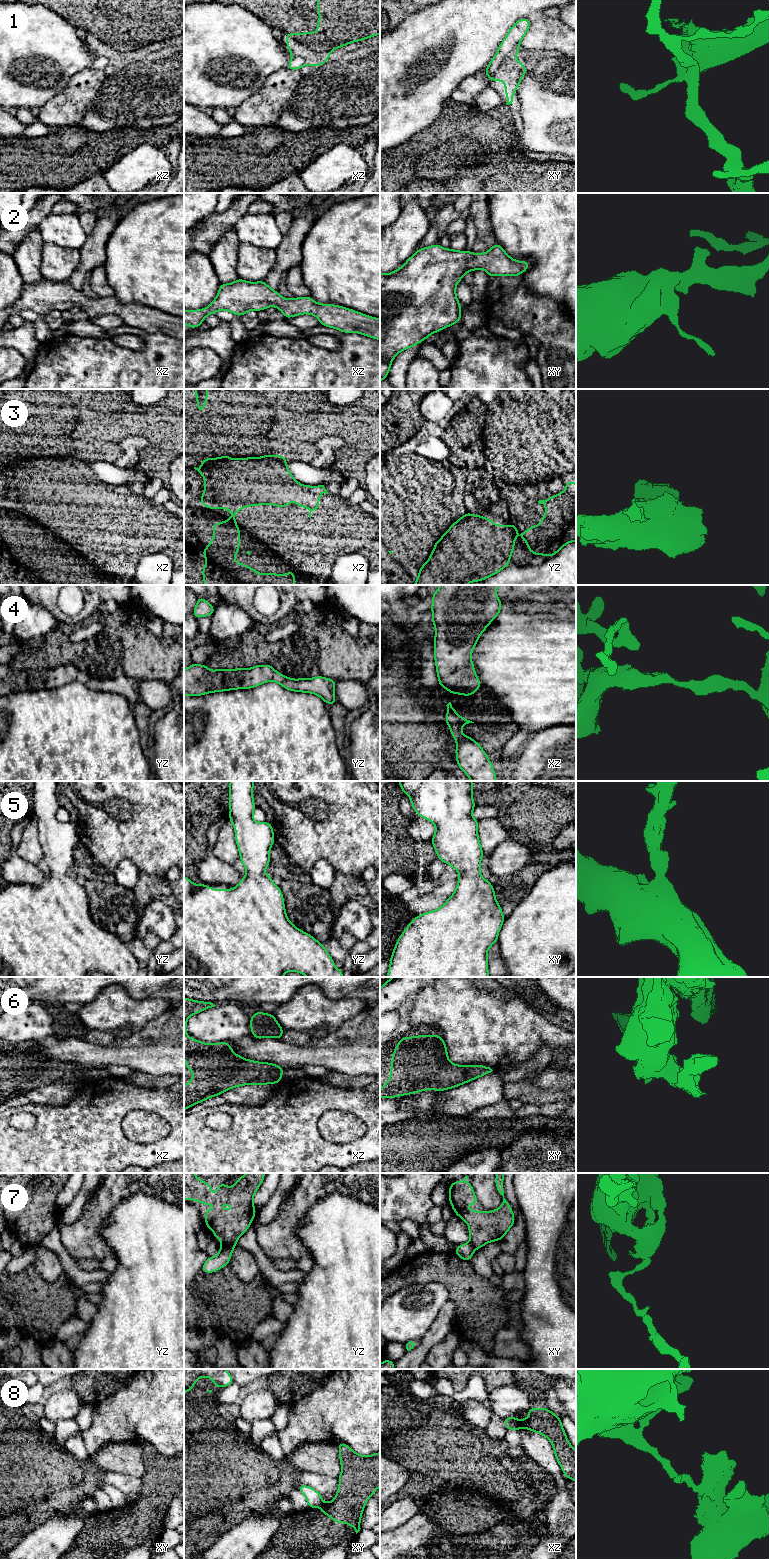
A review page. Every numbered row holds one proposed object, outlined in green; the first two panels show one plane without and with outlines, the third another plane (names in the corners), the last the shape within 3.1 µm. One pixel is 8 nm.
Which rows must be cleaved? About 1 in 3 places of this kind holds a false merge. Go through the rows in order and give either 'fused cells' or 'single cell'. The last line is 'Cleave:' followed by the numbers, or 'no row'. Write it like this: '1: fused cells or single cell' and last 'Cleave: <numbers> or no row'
1: fused cells
2: single cell
3: fused cells
4: single cell
5: single cell
6: fused cells
7: fused cells
8: fused cells
Cleave: 1, 3, 6, 7, 8

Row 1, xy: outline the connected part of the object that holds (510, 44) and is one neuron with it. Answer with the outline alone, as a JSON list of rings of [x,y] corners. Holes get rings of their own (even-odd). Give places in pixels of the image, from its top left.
[[[523,18],[517,20],[509,29],[506,37],[499,45],[496,55],[491,59],[487,68],[483,70],[489,79],[498,70],[503,58],[518,50],[520,42],[529,30],[530,25],[529,19]]]

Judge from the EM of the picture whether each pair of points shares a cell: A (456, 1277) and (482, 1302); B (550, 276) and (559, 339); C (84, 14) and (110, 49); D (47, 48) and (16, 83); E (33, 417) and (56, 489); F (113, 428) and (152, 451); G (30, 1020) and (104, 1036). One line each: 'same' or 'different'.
A: same
B: different
C: same
D: same
E: different
F: same
G: different

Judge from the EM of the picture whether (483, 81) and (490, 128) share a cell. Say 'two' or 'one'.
two

